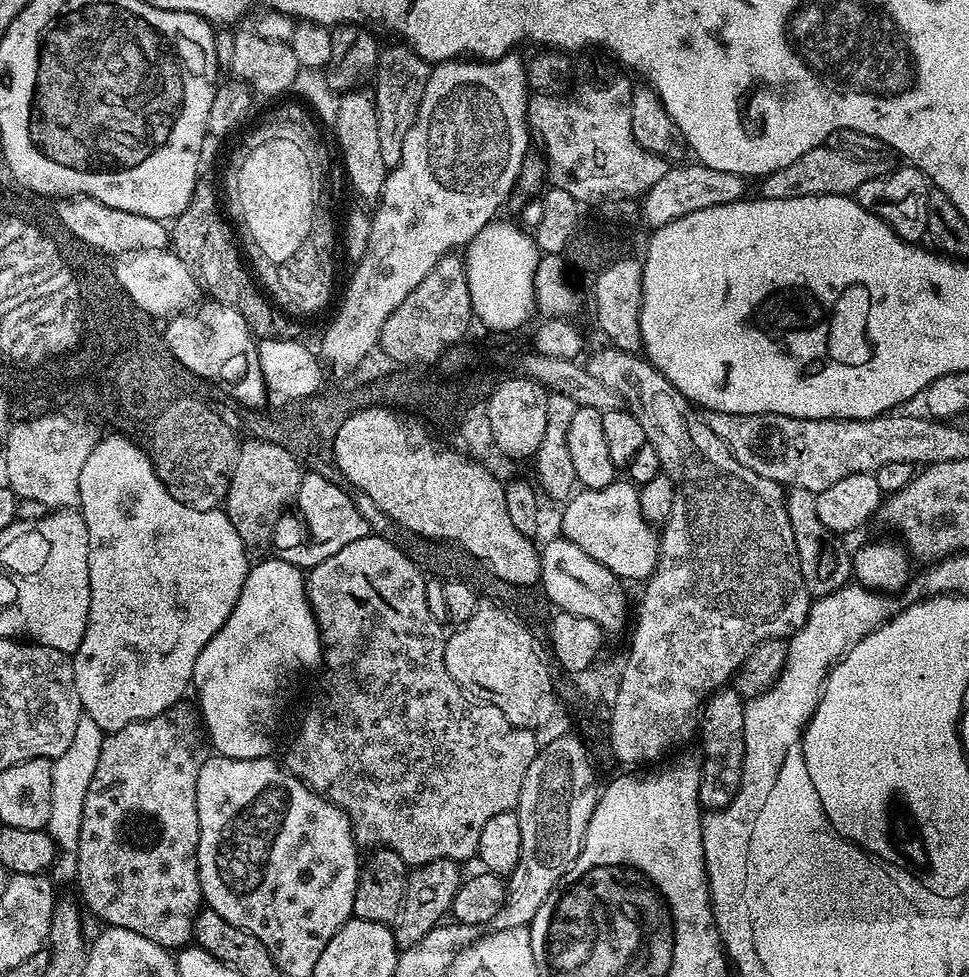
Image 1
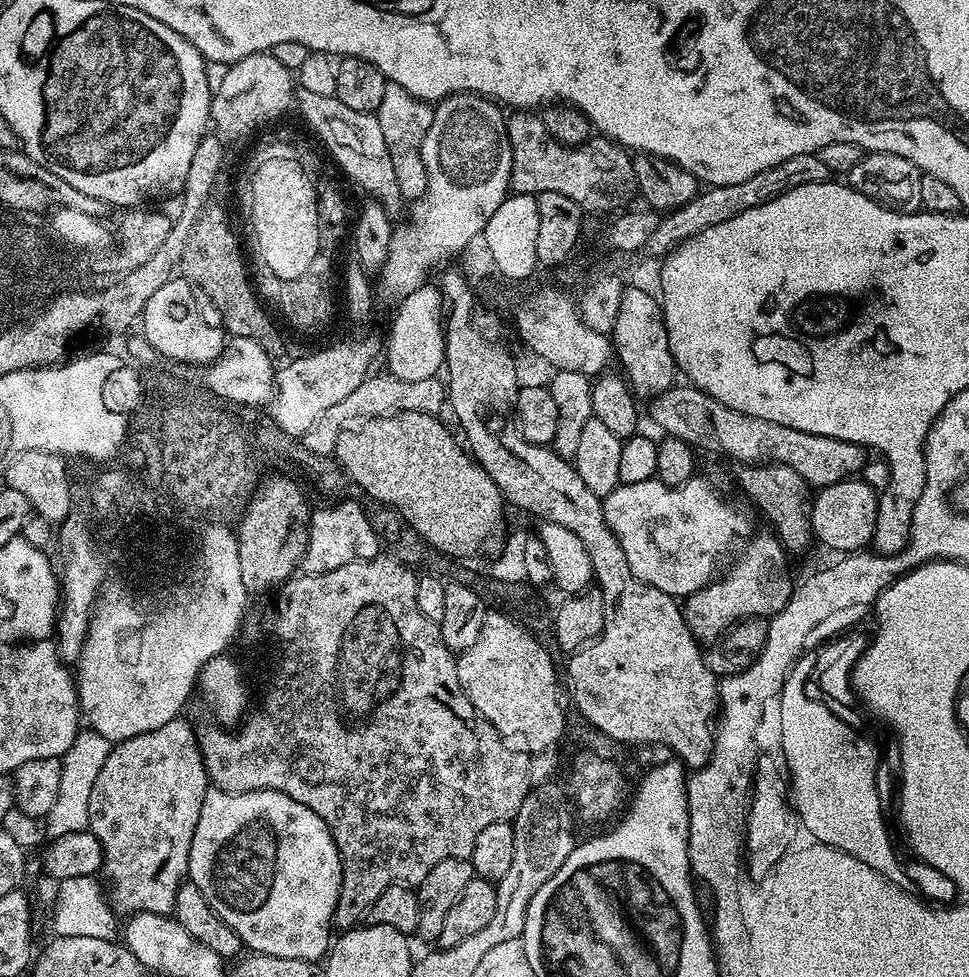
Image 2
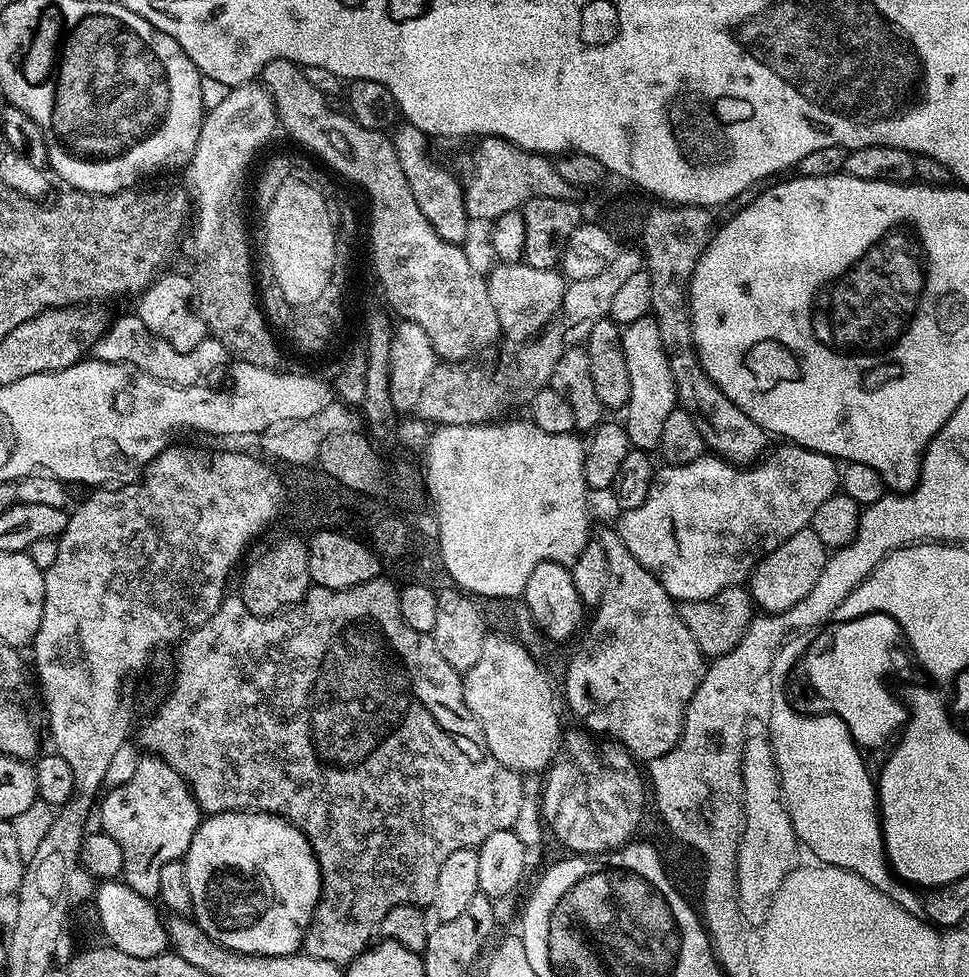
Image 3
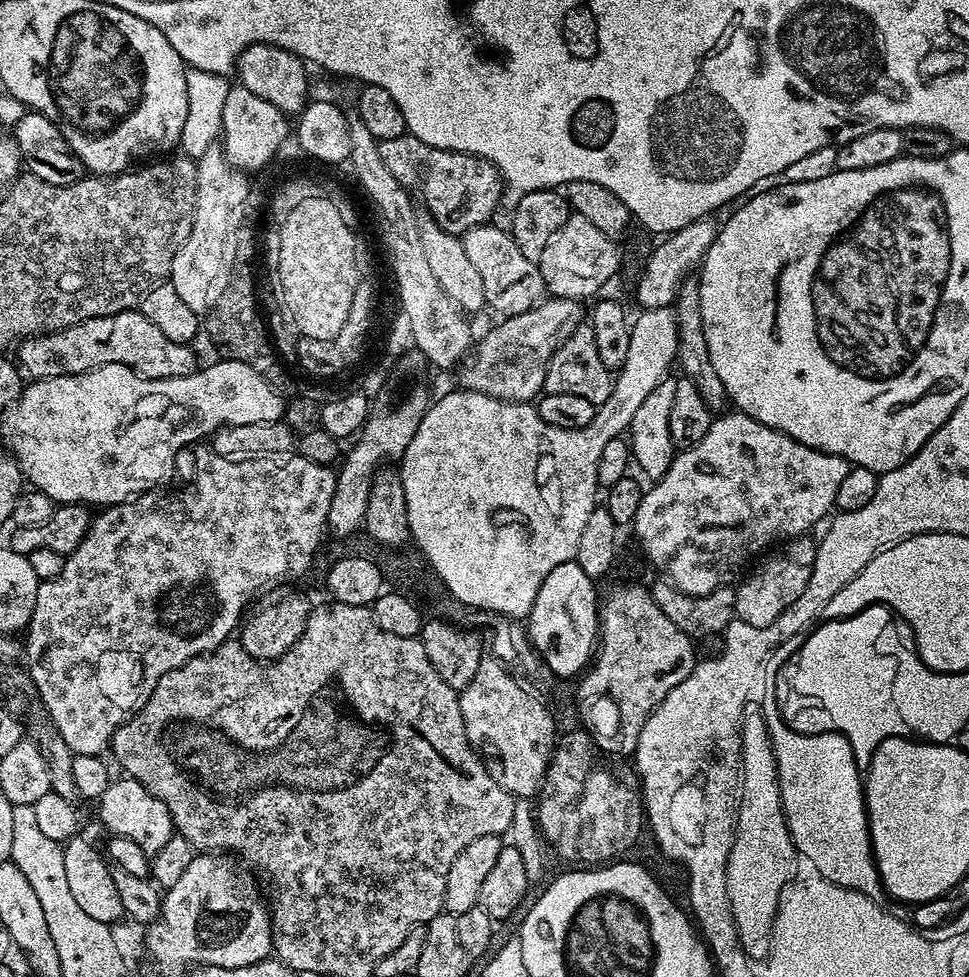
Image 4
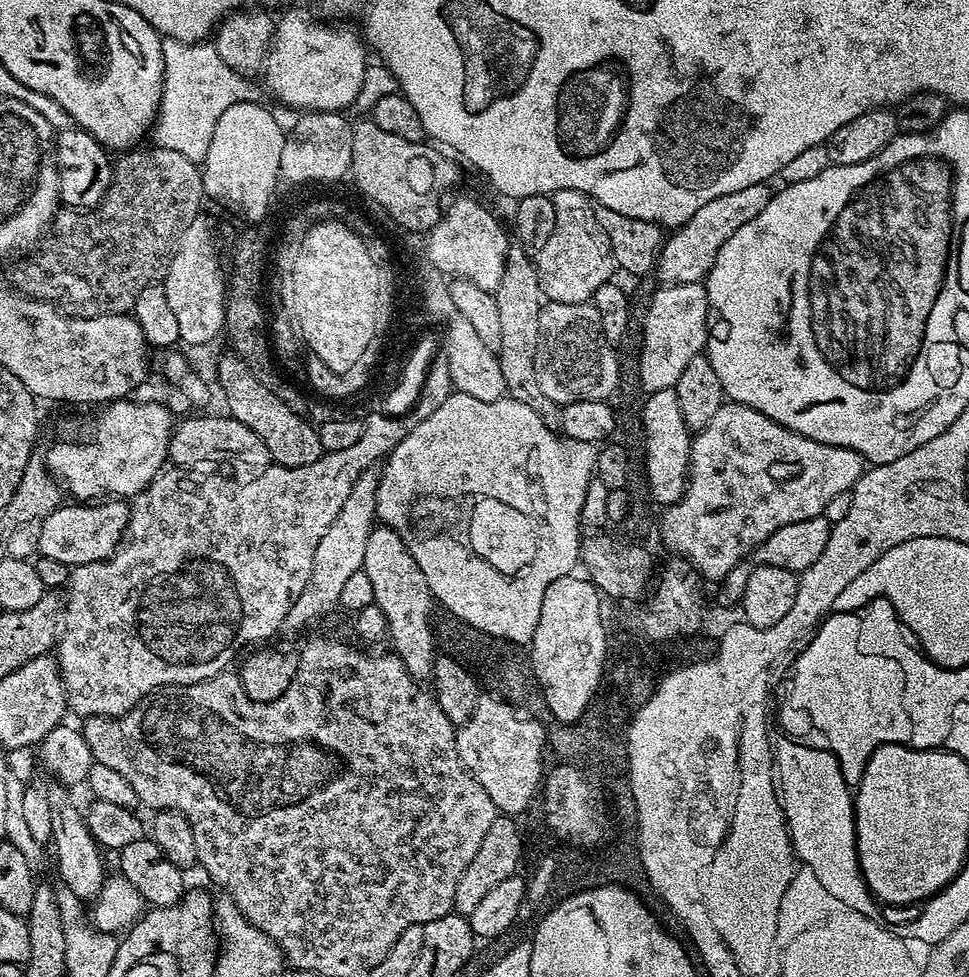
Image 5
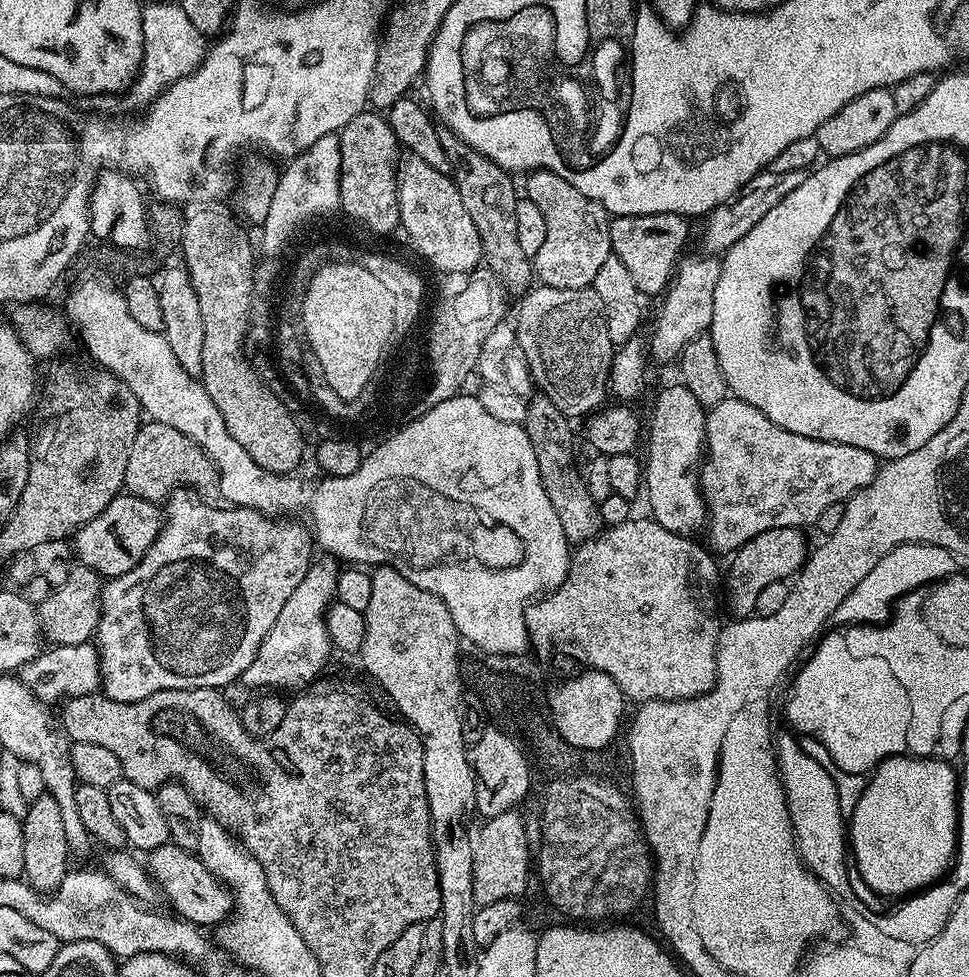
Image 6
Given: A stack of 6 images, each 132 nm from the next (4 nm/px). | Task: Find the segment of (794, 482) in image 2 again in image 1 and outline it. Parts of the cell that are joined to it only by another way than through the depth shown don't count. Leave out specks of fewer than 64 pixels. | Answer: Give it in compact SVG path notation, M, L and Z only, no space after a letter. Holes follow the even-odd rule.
M789 487L784 501L786 514L790 520L790 530L794 530L794 546L798 554L798 566L804 579L809 597L819 598L844 587L853 579L852 561L849 553L836 545L837 537L829 532L818 518L817 493L805 488Z

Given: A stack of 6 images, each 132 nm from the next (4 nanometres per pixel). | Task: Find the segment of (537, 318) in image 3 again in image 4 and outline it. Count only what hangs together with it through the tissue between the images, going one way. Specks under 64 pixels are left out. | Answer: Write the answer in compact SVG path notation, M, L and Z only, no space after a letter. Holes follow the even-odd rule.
M489 222L464 233L464 249L470 263L478 270L478 274L482 274L485 305L500 312L501 317L517 316L536 307L545 295L544 279L540 273L539 263L526 258L526 254L518 250L512 235L505 229L503 232L502 229L495 228L494 225L495 223Z

